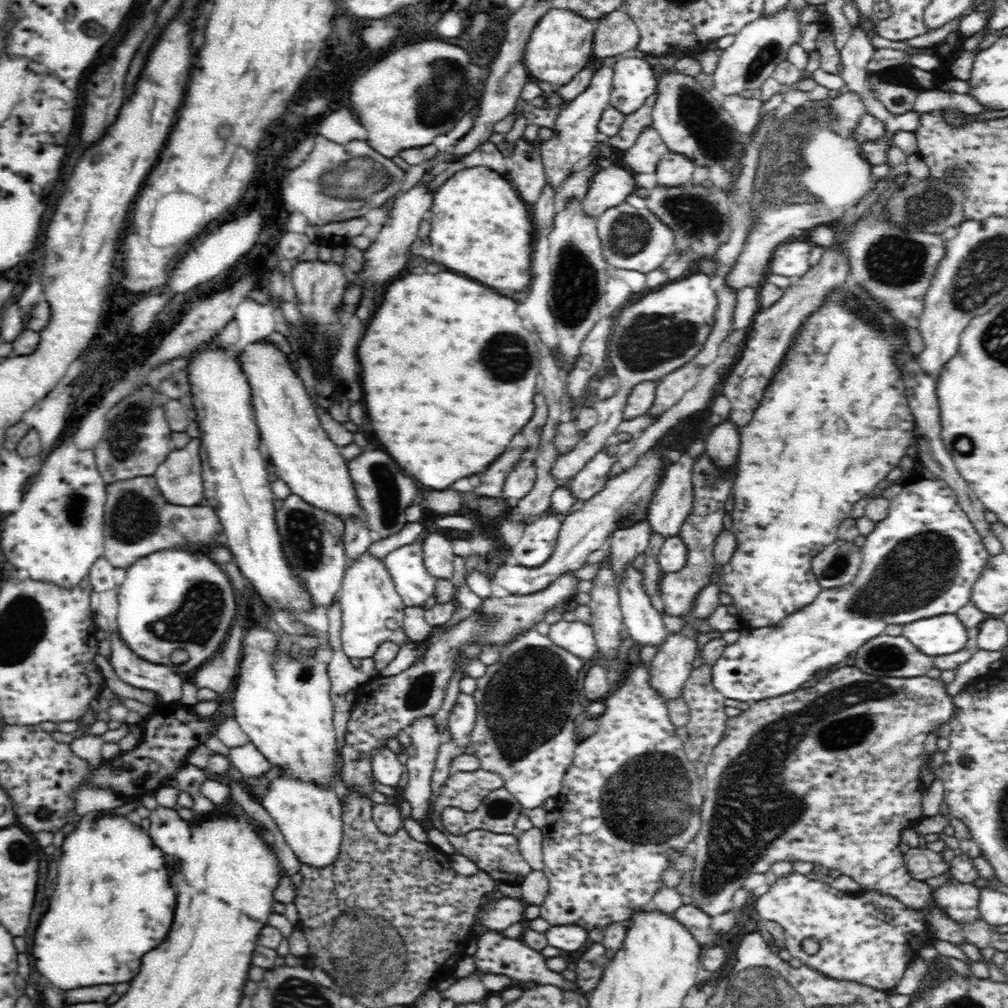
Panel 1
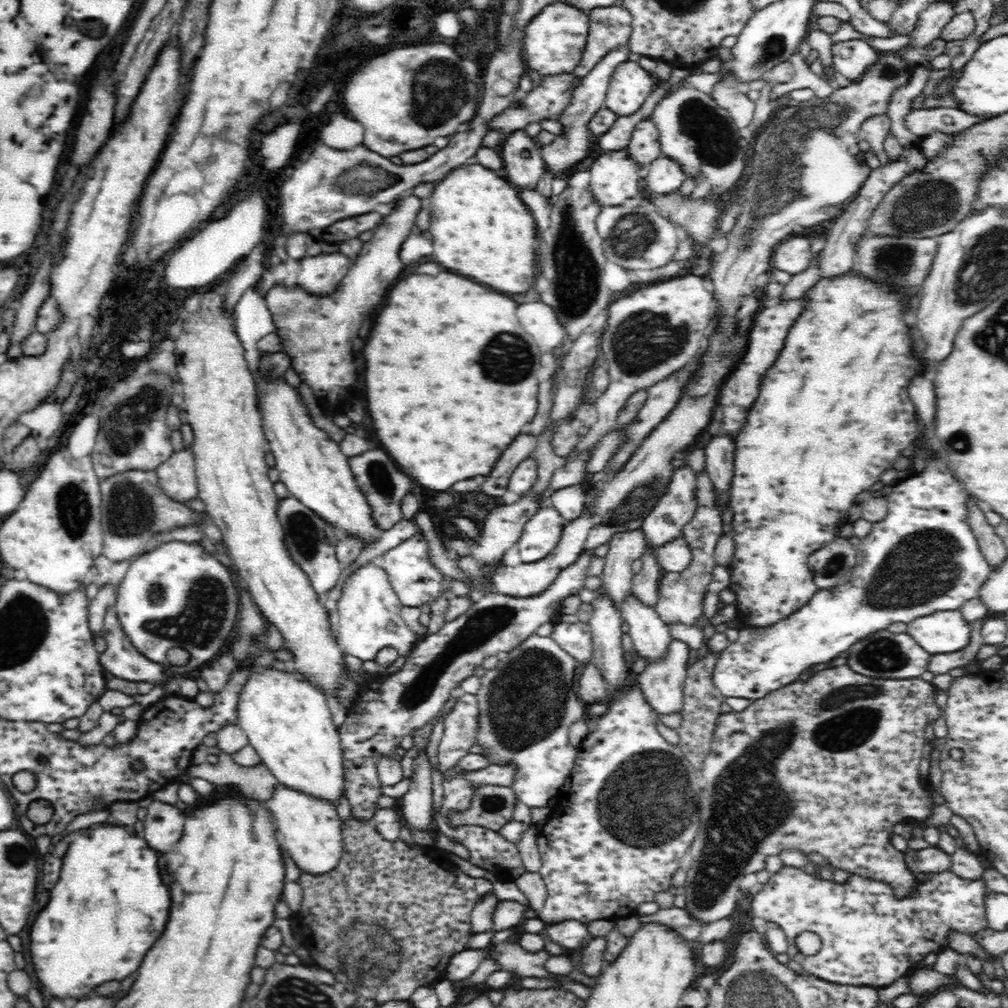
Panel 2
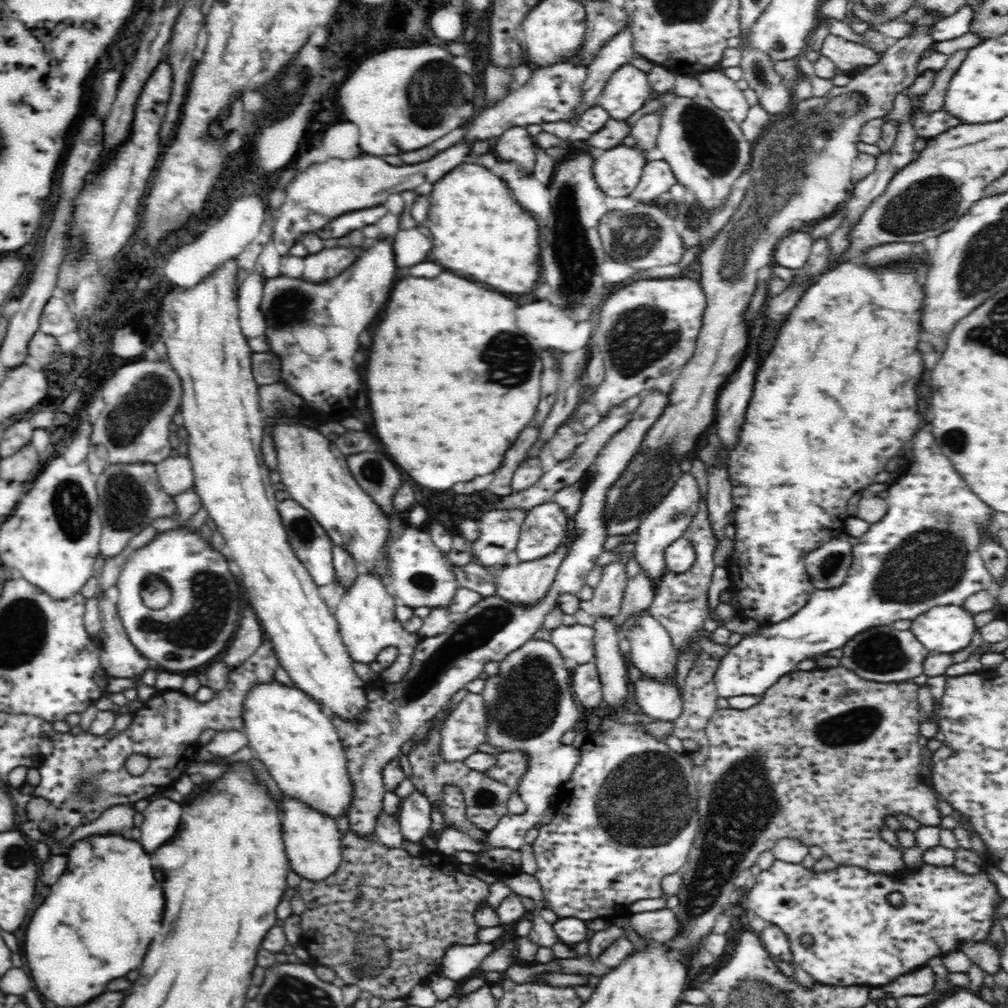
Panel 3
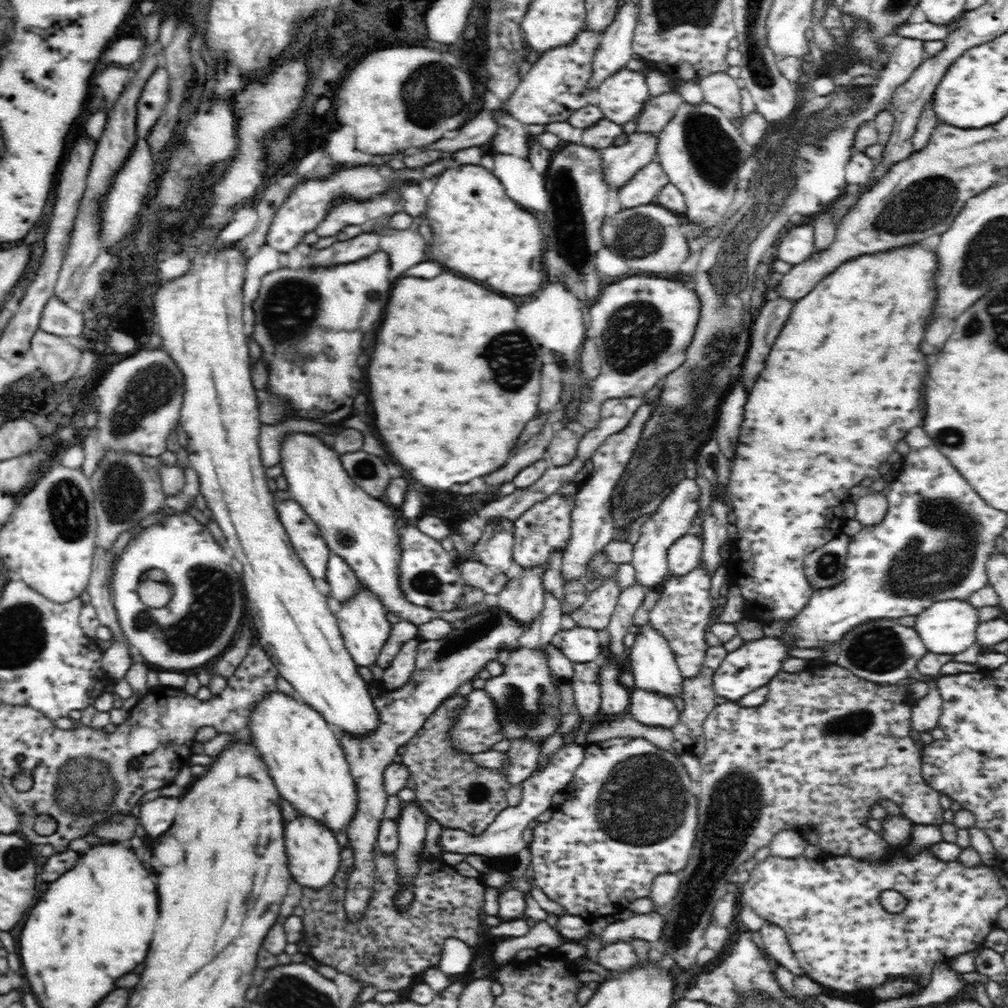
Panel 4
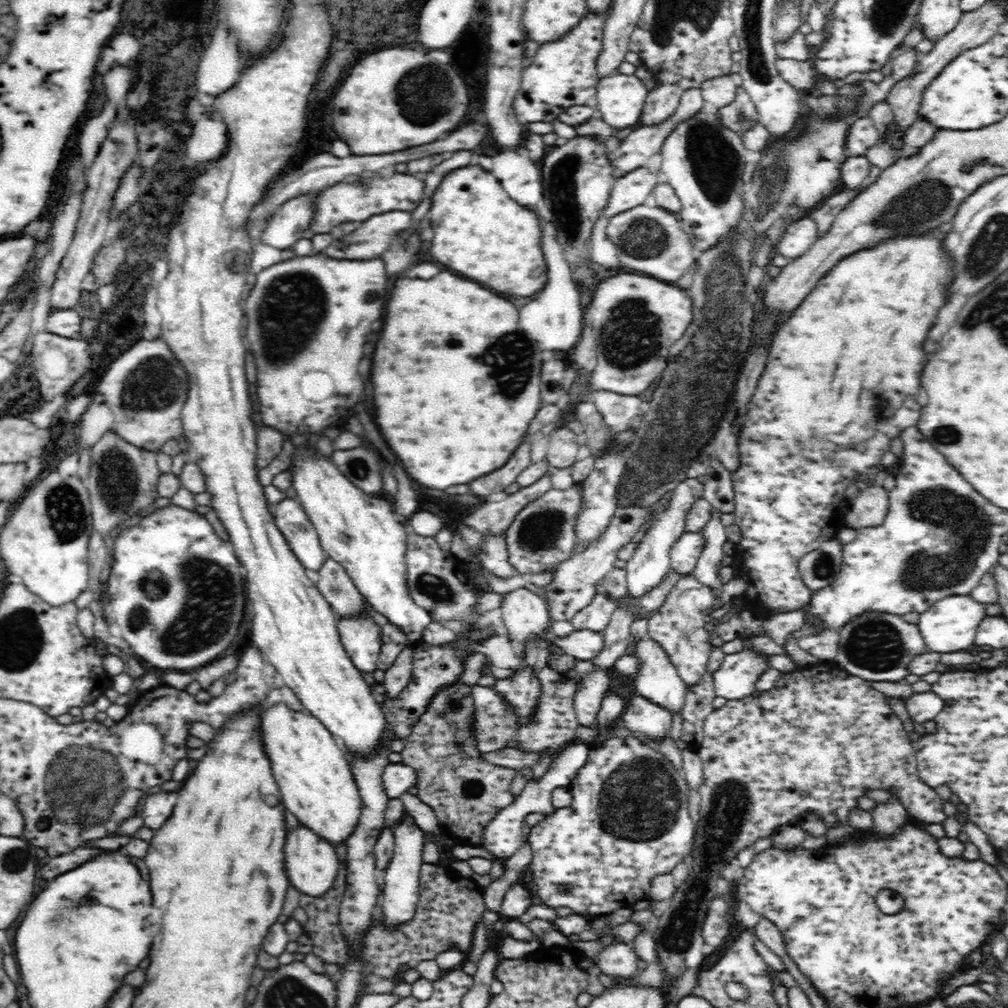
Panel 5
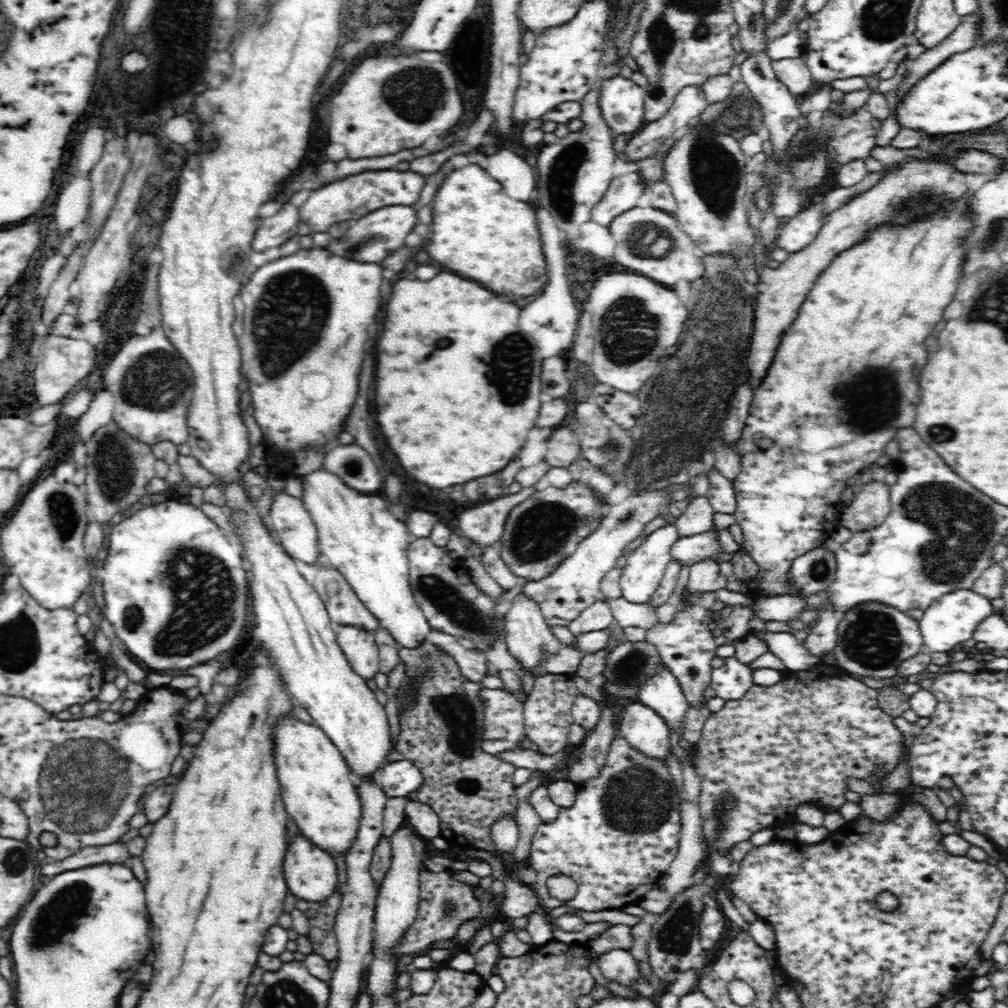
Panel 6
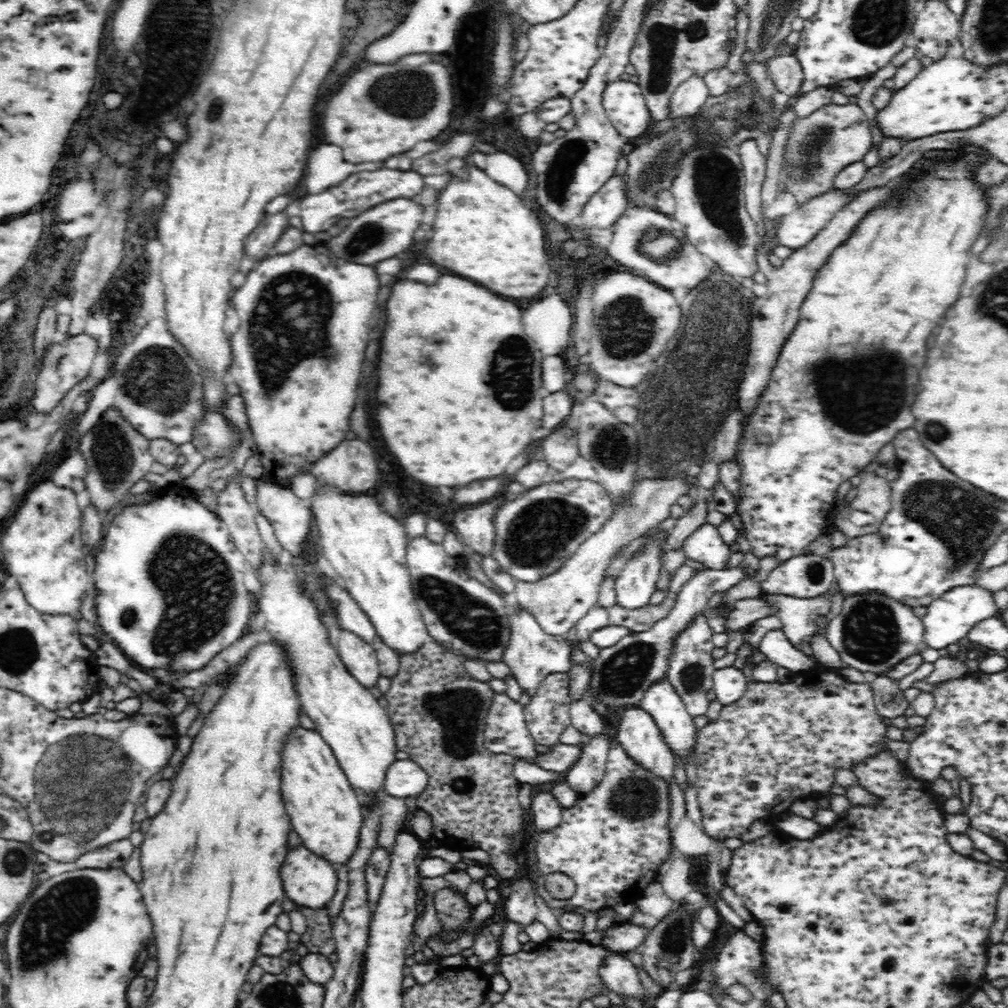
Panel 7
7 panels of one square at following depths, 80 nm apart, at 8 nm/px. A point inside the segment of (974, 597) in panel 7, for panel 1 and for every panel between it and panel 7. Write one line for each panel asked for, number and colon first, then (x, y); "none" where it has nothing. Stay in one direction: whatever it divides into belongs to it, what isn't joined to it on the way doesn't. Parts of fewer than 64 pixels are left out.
1: (944, 634)
2: (948, 631)
3: (945, 629)
4: (949, 627)
5: (948, 626)
6: (950, 622)

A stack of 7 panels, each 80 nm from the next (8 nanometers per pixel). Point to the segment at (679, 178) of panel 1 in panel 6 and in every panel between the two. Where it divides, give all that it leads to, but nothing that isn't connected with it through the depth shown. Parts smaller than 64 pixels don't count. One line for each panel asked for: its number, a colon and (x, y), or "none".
2: (664, 175)
3: (657, 177)
4: (640, 190)
5: (629, 191)
6: (620, 197)

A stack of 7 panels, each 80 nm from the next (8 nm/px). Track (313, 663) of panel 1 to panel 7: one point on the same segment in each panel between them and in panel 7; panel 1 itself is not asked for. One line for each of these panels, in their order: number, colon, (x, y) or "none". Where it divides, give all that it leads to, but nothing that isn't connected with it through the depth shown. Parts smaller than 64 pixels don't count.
2: (286, 718)
3: (288, 731)
4: (305, 759)
5: (316, 784)
6: (320, 794)
7: (326, 812)

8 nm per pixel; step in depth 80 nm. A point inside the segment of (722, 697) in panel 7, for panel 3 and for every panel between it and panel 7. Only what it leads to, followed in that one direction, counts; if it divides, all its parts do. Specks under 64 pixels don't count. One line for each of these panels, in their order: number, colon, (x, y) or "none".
3: (925, 552)
4: (754, 664)
5: (735, 679)
6: (733, 681)

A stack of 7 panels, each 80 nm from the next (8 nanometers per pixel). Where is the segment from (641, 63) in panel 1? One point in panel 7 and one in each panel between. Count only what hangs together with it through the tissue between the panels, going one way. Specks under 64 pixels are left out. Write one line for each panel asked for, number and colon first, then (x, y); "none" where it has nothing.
2: (630, 85)
3: (627, 90)
4: (621, 98)
5: (619, 100)
6: (621, 102)
7: (624, 102)

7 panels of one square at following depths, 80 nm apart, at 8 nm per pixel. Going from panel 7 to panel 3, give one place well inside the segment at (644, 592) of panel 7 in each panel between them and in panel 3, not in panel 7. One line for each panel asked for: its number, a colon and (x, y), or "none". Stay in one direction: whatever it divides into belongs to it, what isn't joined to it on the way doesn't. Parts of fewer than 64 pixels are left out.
3: (669, 520)
4: (673, 518)
5: (648, 566)
6: (642, 571)

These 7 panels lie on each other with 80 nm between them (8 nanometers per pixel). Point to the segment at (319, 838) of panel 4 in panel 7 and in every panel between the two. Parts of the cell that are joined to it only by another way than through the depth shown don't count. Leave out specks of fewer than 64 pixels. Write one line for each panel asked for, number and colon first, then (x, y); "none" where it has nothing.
5: (312, 866)
6: (310, 873)
7: (309, 881)

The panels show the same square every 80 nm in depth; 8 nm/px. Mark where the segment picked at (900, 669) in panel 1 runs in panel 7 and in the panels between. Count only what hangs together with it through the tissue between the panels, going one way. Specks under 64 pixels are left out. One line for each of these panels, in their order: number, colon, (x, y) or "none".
2: (885, 655)
3: (882, 653)
4: (884, 651)
5: (876, 646)
6: (872, 639)
7: (872, 632)

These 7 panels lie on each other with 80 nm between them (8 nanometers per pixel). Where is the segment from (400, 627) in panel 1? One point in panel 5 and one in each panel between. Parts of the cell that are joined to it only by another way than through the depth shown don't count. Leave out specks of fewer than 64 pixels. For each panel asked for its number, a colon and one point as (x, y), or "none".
2: (368, 618)
3: (369, 618)
4: (364, 623)
5: (361, 637)

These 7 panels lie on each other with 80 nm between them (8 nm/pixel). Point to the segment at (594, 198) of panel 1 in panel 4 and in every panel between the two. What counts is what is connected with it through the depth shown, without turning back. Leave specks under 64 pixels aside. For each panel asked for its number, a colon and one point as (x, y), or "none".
2: (614, 175)
3: (617, 170)
4: (619, 163)

